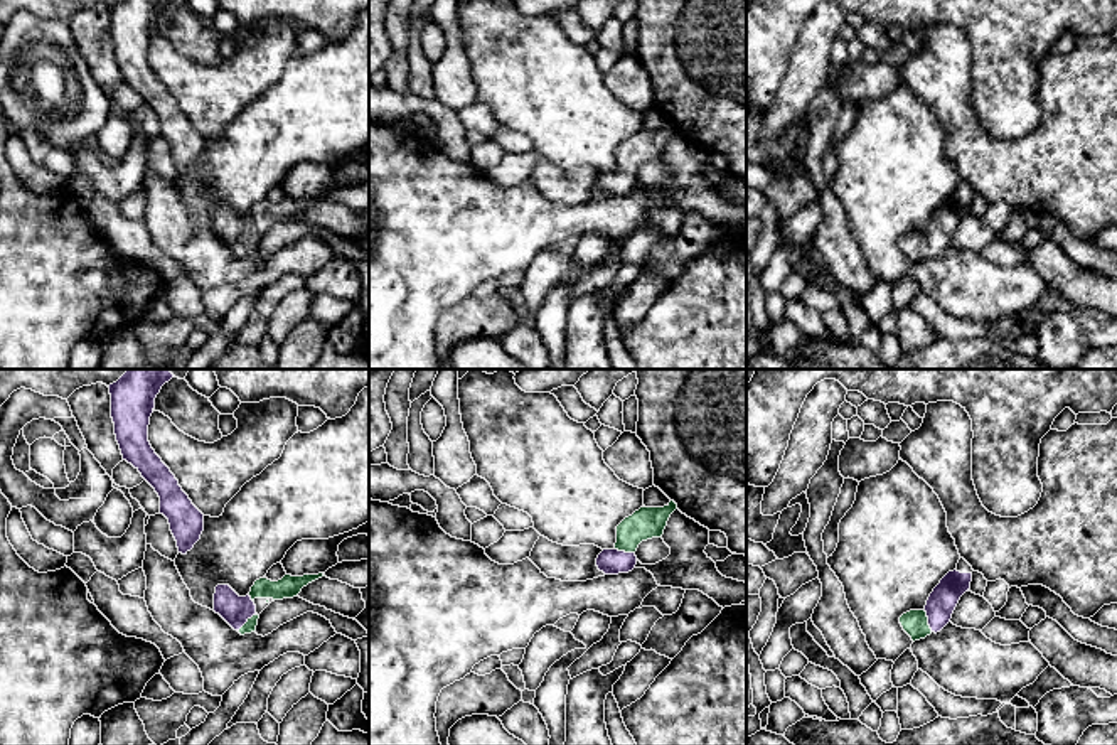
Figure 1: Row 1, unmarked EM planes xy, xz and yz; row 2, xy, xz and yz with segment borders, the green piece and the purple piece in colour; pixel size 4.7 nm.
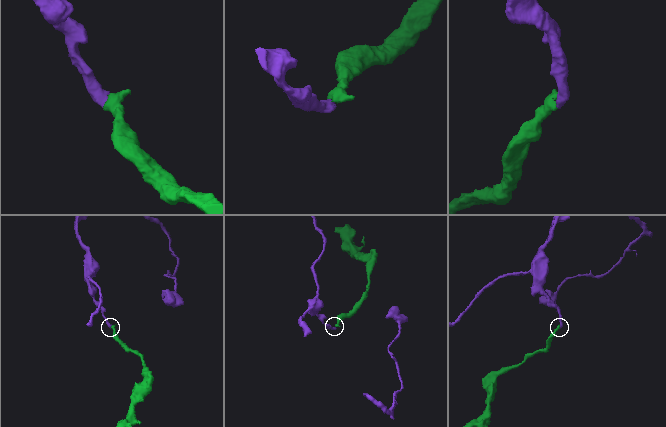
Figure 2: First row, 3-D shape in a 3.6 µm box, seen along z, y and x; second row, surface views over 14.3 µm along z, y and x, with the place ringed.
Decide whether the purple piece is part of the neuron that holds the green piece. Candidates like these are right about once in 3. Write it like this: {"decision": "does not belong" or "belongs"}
{"decision": "belongs"}

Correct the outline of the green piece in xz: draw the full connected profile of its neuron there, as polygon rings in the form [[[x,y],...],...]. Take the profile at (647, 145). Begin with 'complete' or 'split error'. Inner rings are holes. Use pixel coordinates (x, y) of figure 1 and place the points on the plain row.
split error; [[[671,123],[664,130],[640,130],[617,148],[617,165],[613,172],[603,172],[596,180],[596,189],[605,197],[628,196],[637,187],[635,174],[642,163],[662,160],[671,137],[677,126]]]

